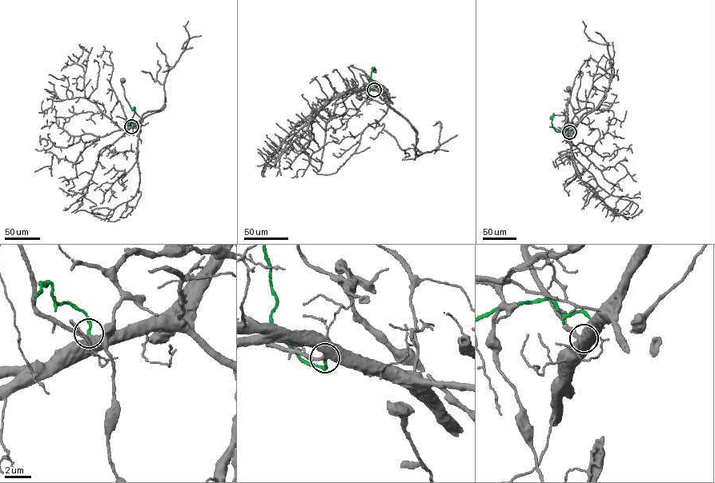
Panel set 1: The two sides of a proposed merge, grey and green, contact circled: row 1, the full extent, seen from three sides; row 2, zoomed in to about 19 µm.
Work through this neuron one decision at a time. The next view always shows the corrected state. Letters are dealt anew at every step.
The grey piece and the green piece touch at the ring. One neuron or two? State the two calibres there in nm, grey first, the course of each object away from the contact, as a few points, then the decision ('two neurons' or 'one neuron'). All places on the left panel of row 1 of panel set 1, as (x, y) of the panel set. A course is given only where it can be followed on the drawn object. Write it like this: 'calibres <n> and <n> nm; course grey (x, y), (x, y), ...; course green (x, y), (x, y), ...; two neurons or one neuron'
calibres 400 and 200 nm; course grey (131, 126), (136, 125), (140, 117), (126, 98), (122, 81); course green (131, 126), (129, 123), (133, 109); two neurons

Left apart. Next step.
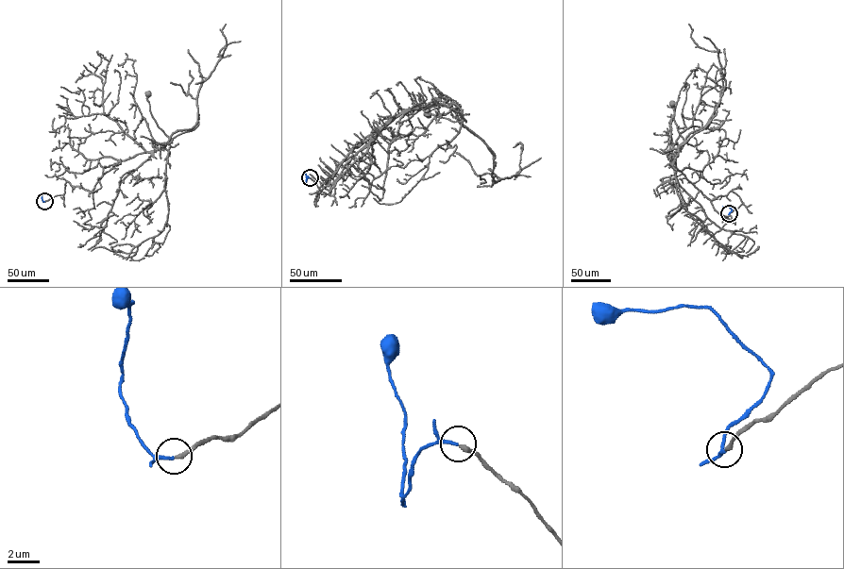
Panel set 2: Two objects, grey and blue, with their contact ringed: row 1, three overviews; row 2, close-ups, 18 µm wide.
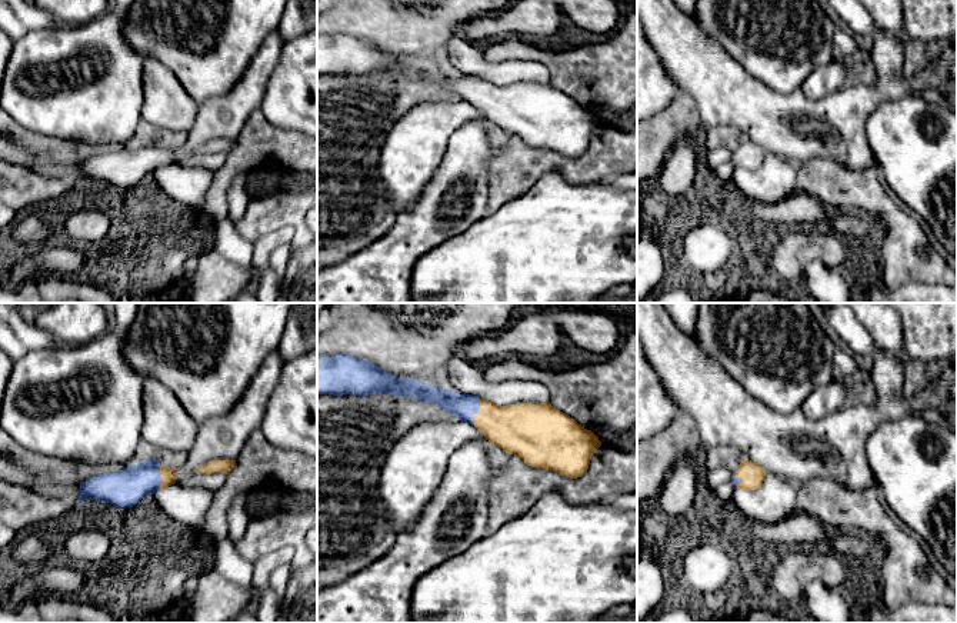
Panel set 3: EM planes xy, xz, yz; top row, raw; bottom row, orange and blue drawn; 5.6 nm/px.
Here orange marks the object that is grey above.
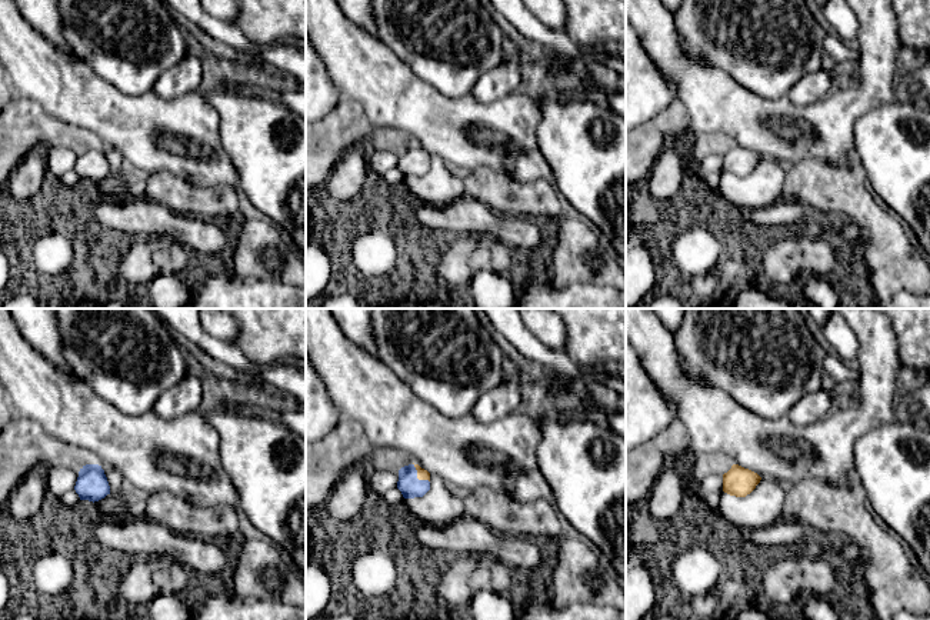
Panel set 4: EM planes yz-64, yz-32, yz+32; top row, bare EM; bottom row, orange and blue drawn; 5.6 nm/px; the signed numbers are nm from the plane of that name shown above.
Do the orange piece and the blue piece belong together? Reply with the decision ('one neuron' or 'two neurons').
one neuron

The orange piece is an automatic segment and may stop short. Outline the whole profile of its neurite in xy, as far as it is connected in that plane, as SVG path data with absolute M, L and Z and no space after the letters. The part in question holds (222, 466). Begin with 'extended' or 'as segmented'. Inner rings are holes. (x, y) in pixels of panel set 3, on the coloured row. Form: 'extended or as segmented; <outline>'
as segmented; M211 460L203 464L200 469L197 469L197 472L200 473L219 472L219 473L229 474L233 470L234 464L236 464L236 460Z

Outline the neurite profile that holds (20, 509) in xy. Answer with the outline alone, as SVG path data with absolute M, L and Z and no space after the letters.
M3 482L0 484L0 523L17 533L36 526L60 523L76 510L77 504L69 499L50 499L27 487Z

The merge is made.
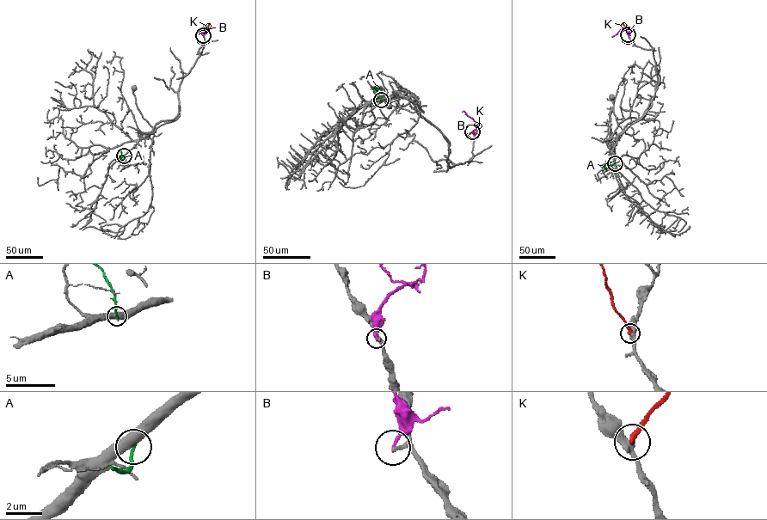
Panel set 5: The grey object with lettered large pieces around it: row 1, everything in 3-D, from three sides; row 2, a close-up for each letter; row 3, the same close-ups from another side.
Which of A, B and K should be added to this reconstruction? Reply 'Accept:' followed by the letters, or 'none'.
Accept: K

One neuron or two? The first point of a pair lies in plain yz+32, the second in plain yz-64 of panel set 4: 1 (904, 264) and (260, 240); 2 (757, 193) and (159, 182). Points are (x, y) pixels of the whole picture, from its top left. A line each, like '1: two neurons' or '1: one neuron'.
1: one neuron
2: two neurons

